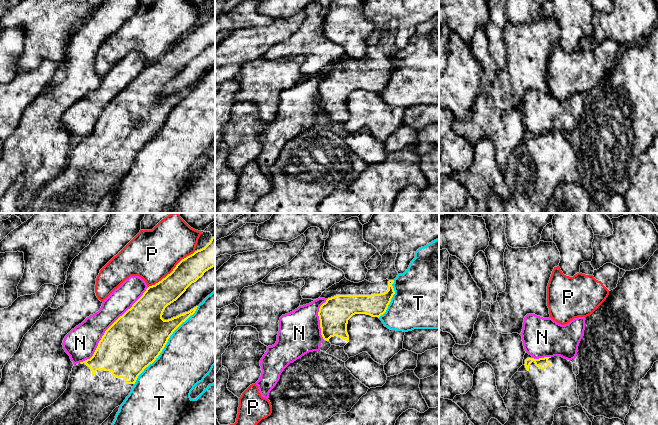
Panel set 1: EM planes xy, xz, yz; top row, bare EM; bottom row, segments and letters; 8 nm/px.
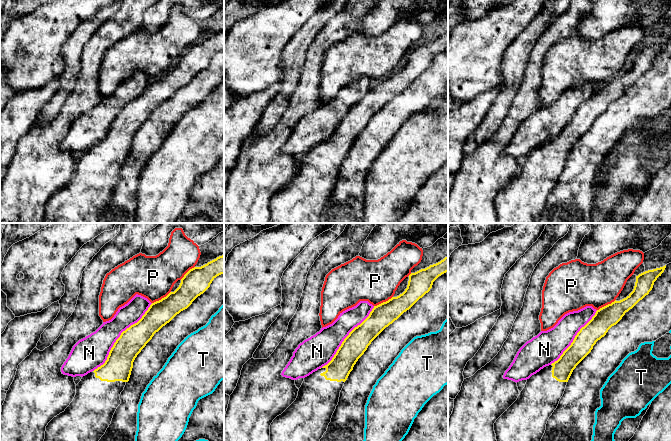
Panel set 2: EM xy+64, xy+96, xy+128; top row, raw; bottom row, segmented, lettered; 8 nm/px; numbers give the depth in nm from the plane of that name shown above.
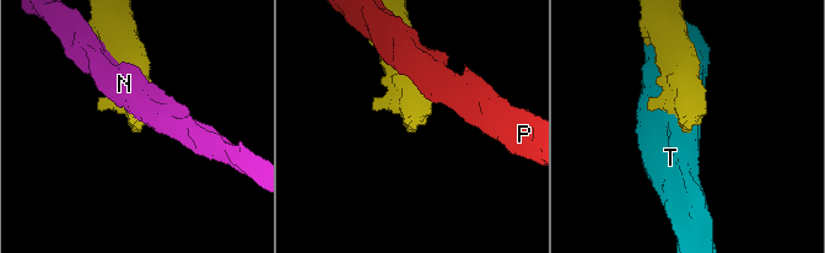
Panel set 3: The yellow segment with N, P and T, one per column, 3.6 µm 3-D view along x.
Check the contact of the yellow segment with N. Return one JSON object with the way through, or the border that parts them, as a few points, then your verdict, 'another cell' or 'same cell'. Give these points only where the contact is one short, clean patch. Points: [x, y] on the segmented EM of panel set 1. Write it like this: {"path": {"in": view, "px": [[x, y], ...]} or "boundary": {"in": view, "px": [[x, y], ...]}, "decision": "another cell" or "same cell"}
{"decision": "another cell"}

